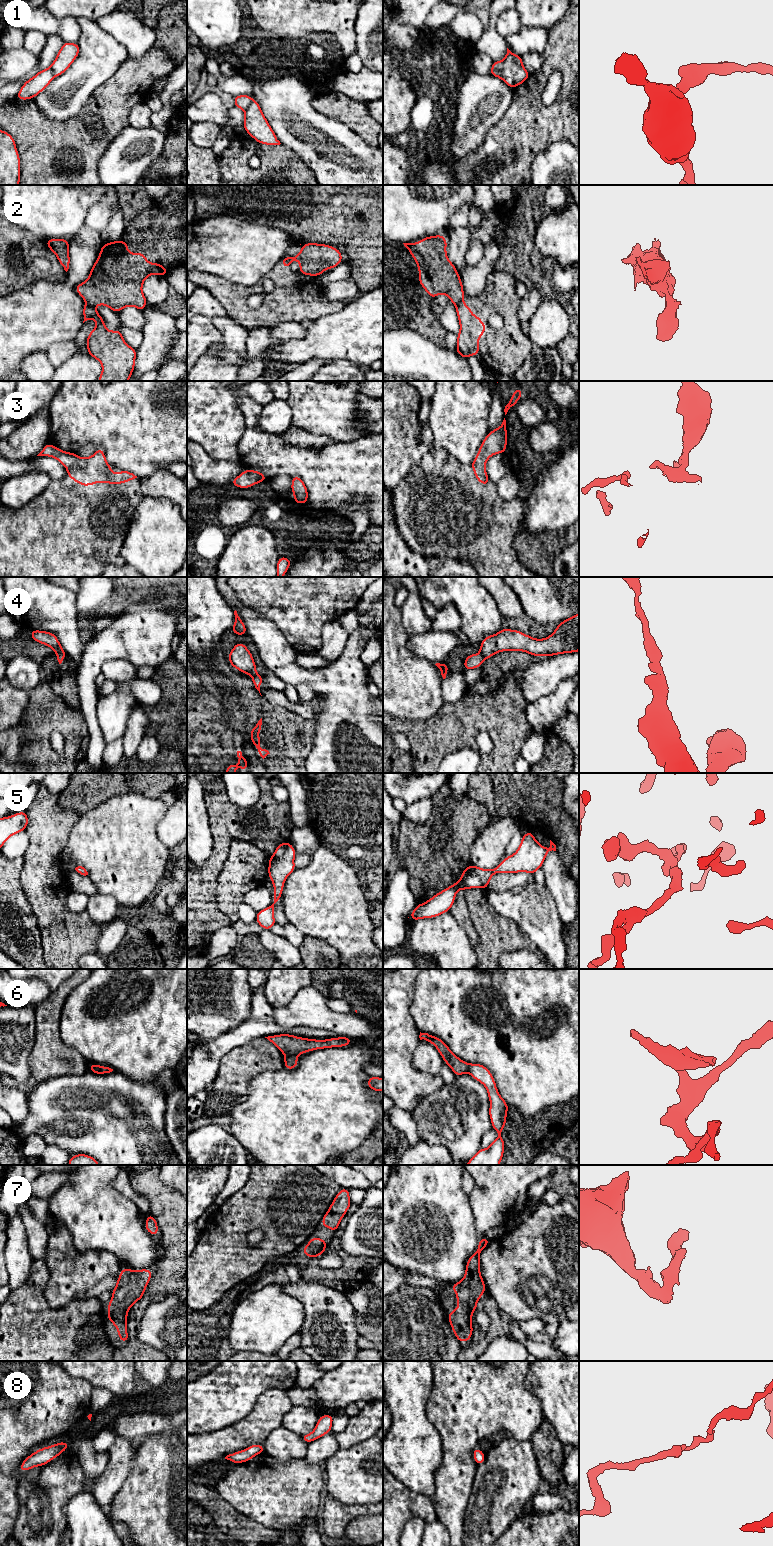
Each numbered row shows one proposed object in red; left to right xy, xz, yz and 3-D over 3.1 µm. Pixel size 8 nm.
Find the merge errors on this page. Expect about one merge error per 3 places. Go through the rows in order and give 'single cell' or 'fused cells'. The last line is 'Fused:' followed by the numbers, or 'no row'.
1: fused cells
2: fused cells
3: single cell
4: single cell
5: single cell
6: fused cells
7: single cell
8: single cell
Fused: 1, 2, 6

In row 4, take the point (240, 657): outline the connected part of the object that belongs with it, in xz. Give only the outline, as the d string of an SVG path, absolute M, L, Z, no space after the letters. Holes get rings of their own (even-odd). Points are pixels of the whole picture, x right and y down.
M238 642L231 652L228 655L229 663L231 666L235 667L237 670L252 676L252 681L255 686L255 688L259 691L260 693L260 686L262 682L264 681L263 677L261 675L258 675L256 672L256 664L254 662L253 656L251 652L248 650L248 648L241 642ZM260 693L261 695L261 693ZM261 695L262 696L262 695Z

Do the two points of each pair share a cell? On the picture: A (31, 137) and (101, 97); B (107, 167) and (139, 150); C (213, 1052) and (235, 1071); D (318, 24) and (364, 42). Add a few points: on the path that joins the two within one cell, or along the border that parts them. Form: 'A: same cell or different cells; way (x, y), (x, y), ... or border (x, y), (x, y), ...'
A: same cell; way (51, 137), (68, 137), (90, 117)
B: same cell; way (115, 167), (118, 167), (131, 154)
C: different cells; border (241, 1046), (232, 1048), (222, 1058), (214, 1081)
D: different cells; border (356, 15), (355, 51)

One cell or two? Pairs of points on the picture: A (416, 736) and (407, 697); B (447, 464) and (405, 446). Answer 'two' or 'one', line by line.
A: two
B: two

